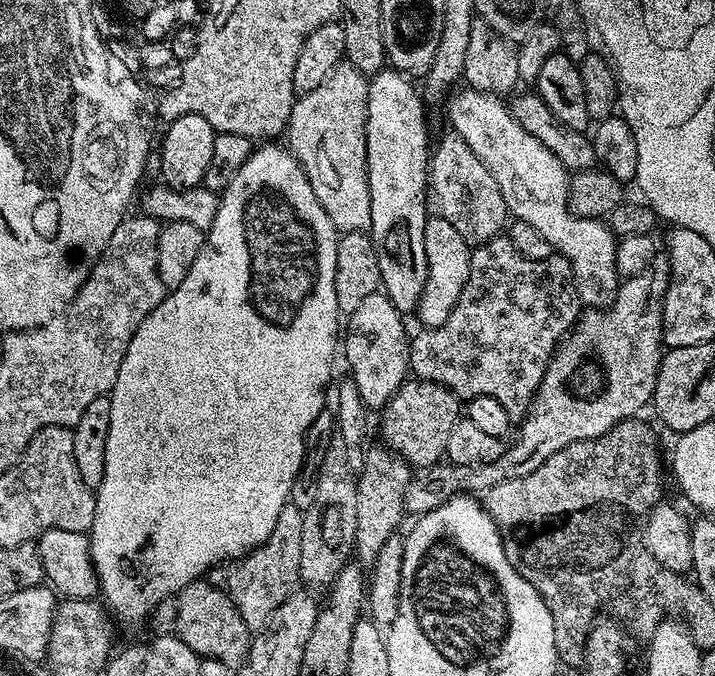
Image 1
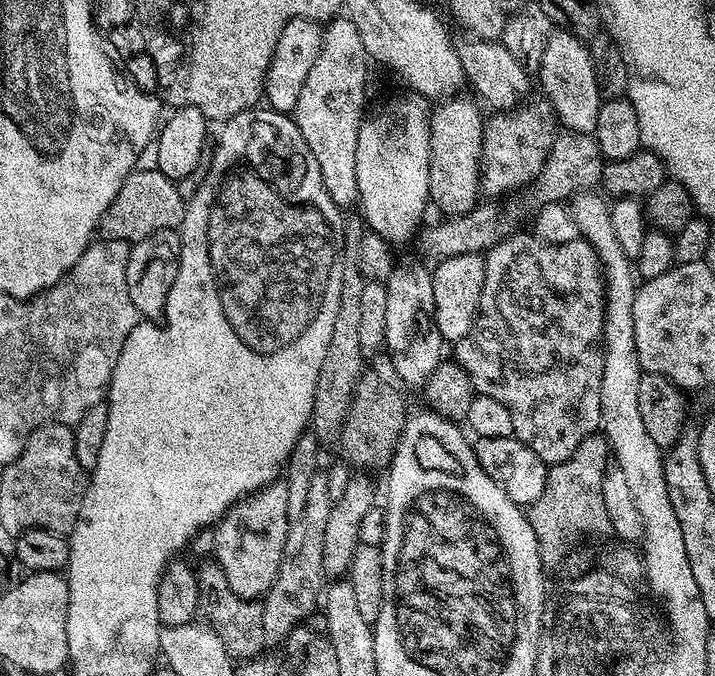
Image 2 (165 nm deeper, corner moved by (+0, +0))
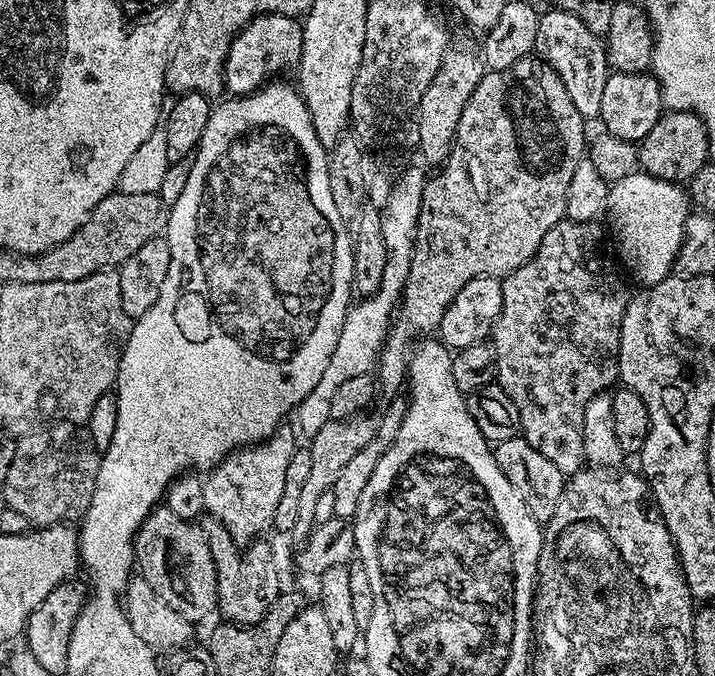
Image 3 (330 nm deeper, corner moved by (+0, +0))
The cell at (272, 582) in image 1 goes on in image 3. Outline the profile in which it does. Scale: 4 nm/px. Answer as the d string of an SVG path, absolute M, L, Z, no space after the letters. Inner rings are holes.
M277 428L263 444L237 448L203 477L205 513L218 518L218 522L230 530L230 538L234 538L236 544L247 546L261 539L275 522L280 504L285 503L286 466L290 466L290 458L298 451L297 433L289 428Z

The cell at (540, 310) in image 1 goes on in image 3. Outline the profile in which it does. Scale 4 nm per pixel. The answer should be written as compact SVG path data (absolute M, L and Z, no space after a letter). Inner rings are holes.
M565 218L557 222L550 230L550 234L546 234L546 238L542 238L534 258L530 262L518 266L518 270L514 270L509 276L503 277L502 310L490 333L494 380L502 390L506 390L506 394L510 394L514 406L518 406L520 431L524 440L530 442L530 446L534 446L534 450L538 450L538 454L550 458L550 462L554 462L554 466L558 466L558 470L562 470L565 474L579 472L586 464L582 446L582 414L586 414L586 402L590 402L590 398L594 398L600 392L609 391L620 379L620 335L622 334L622 318L626 314L630 299L629 281L622 275L617 257L610 251L605 229L603 227L600 229L600 226L599 223L590 220L578 222Z

